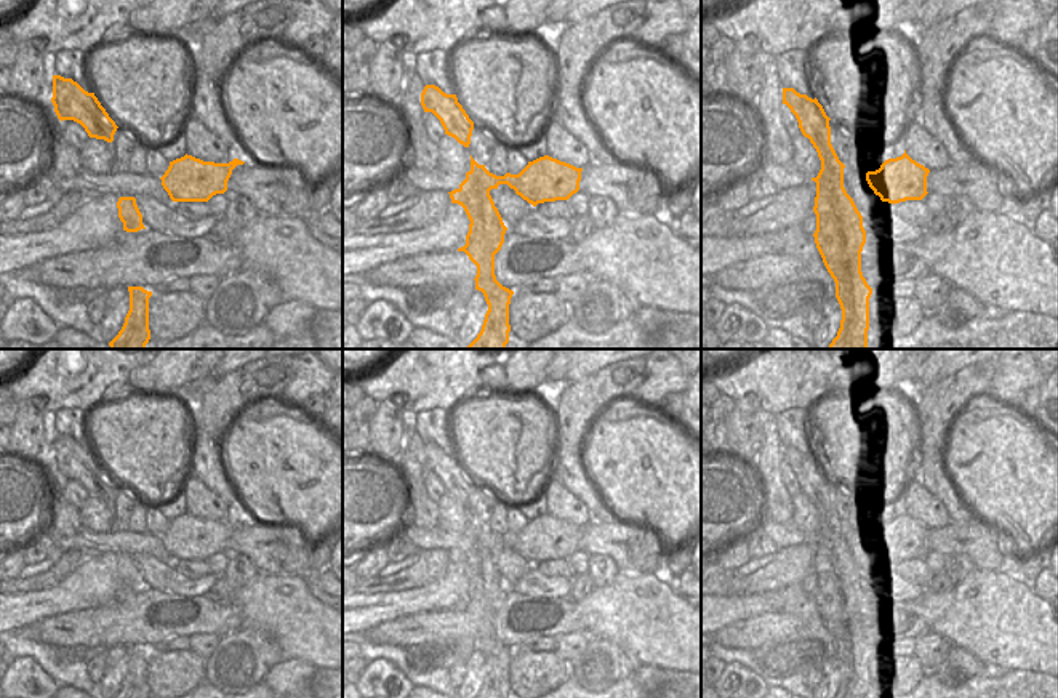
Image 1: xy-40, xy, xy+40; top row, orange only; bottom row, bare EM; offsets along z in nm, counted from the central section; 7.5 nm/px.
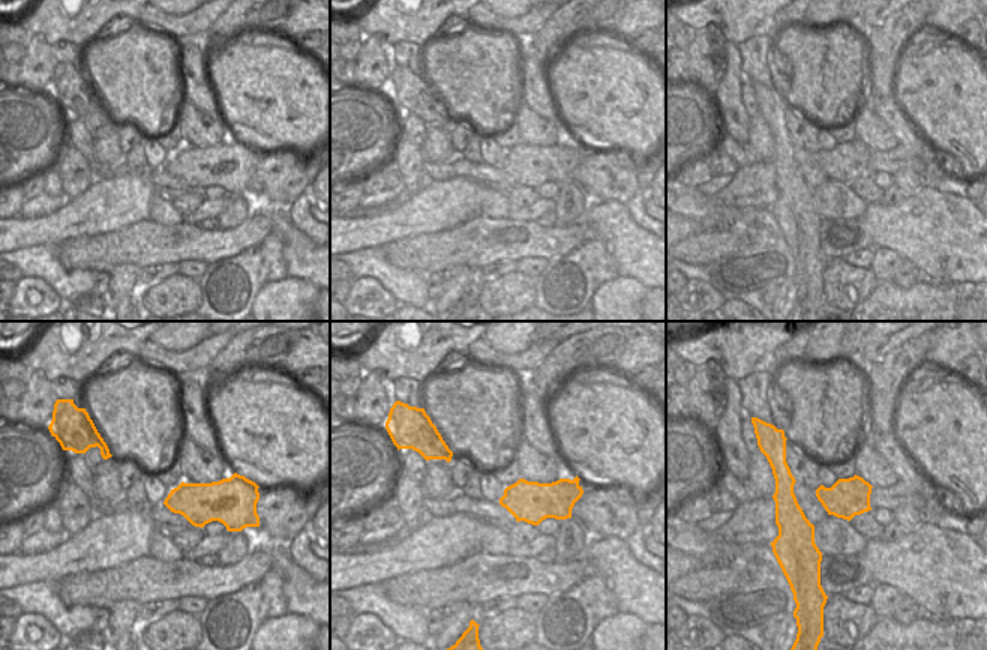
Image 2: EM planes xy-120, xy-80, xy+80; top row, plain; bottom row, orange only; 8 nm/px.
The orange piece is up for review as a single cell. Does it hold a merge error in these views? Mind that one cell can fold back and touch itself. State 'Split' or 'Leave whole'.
Split.

